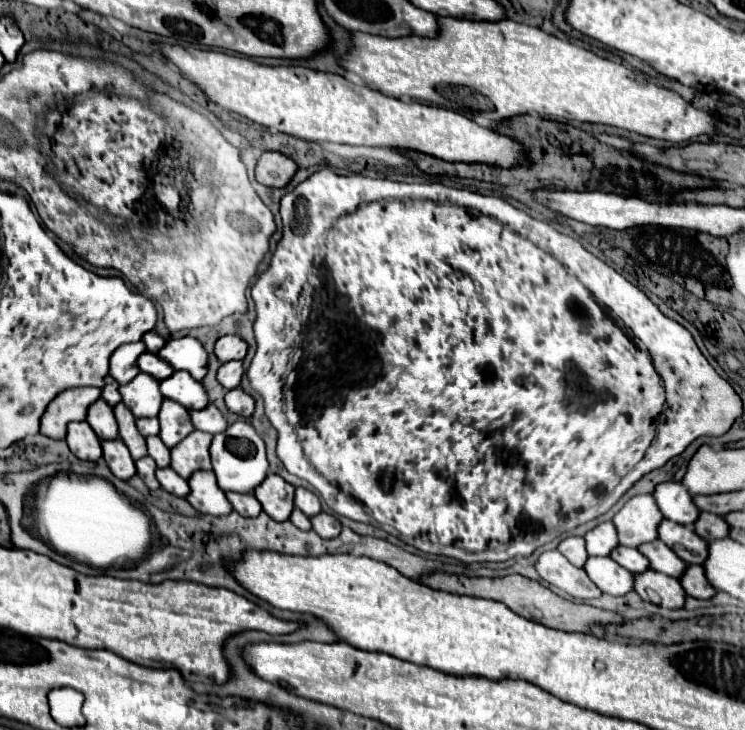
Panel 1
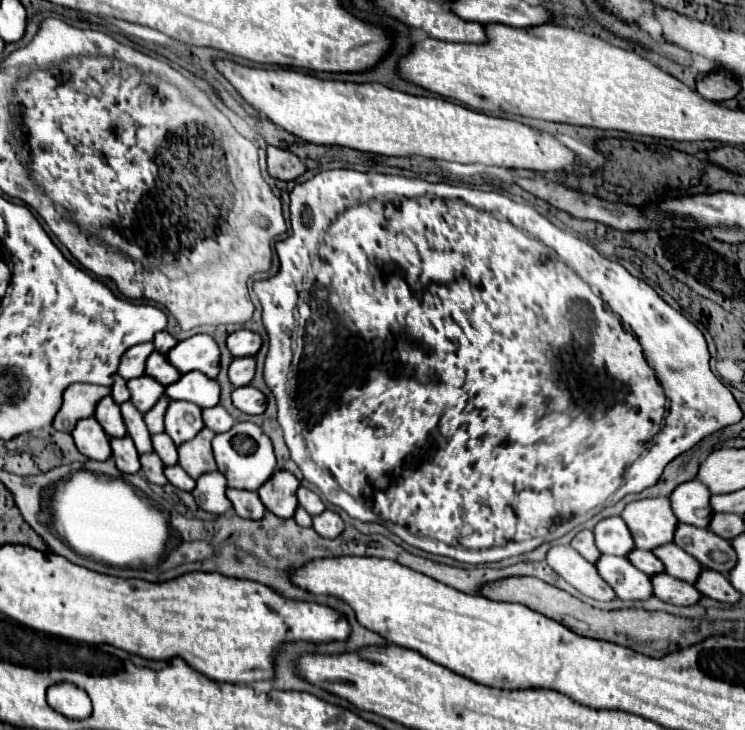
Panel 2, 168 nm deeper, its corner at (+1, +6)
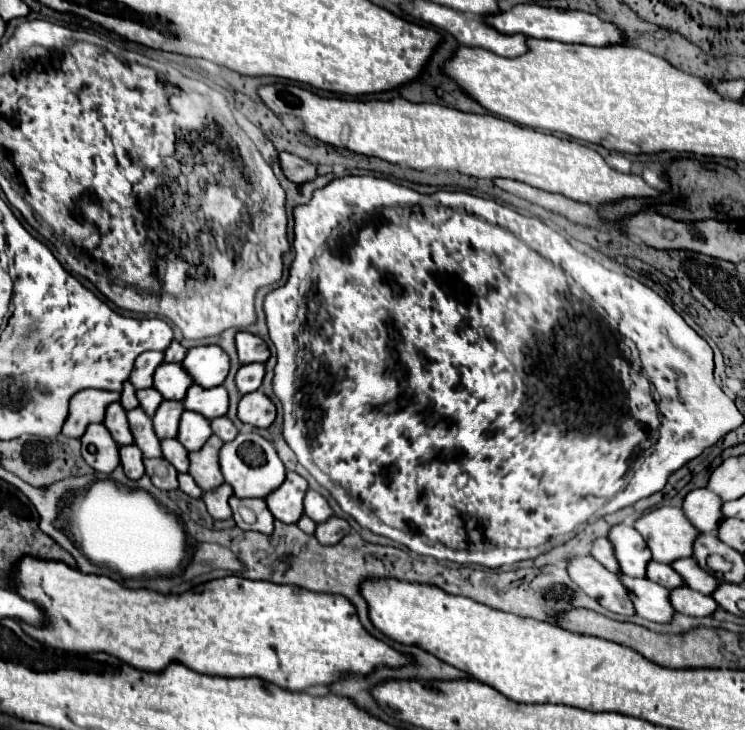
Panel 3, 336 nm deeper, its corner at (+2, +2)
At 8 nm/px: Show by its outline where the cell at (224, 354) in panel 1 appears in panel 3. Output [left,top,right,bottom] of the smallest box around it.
[235,331,269,363]

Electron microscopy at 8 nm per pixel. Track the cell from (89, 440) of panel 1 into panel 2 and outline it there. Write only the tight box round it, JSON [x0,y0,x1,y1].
[72,417,112,461]

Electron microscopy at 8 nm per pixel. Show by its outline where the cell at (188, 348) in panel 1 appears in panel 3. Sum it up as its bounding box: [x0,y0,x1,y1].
[181,345,229,387]

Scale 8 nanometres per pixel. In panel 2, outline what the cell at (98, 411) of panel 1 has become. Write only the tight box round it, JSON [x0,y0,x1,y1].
[94,397,126,437]

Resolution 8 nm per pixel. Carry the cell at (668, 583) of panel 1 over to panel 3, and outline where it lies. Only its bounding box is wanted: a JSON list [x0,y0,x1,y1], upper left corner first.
[669,585,717,617]

